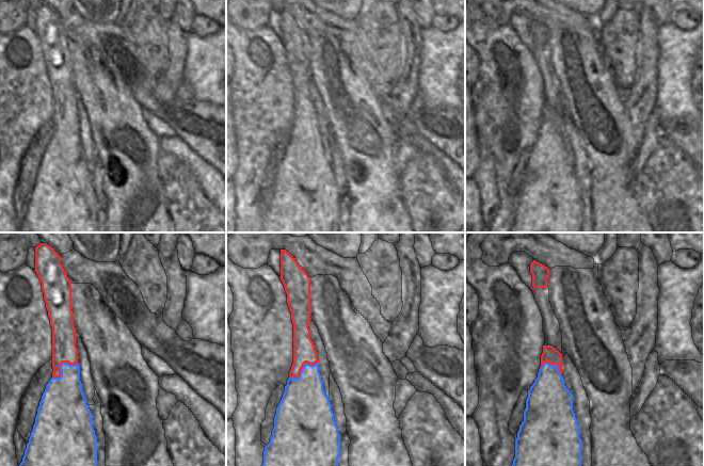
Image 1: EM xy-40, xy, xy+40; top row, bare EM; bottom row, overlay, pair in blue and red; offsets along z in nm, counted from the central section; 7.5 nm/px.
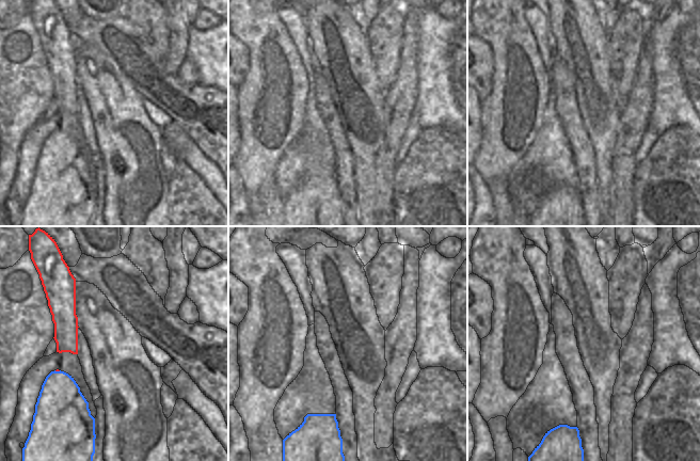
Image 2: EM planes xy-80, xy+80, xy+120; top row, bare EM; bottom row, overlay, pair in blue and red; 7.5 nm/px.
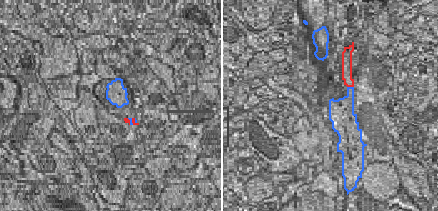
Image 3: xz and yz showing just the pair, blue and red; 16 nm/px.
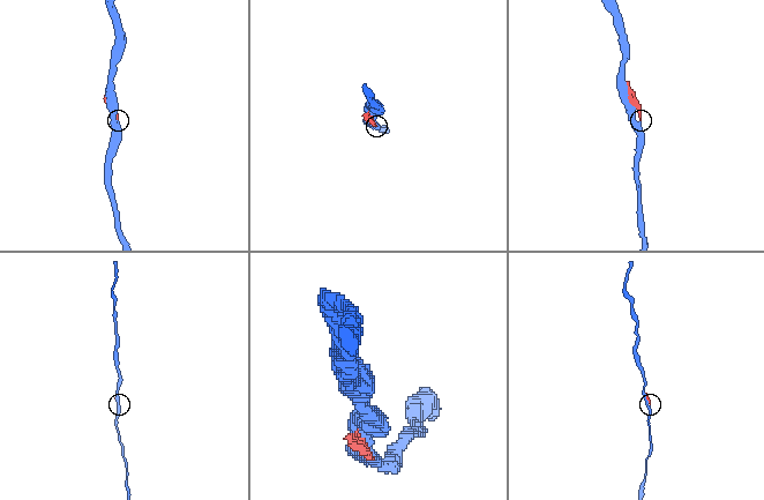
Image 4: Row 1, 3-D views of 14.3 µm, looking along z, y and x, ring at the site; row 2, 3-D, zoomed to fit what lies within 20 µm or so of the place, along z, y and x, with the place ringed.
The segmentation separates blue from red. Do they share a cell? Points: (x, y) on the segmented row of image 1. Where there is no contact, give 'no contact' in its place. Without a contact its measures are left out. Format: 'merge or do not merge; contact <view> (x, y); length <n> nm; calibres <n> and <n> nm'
merge; contact xy-40 (60, 366); length 220 nm; calibres 320 and 190 nm

